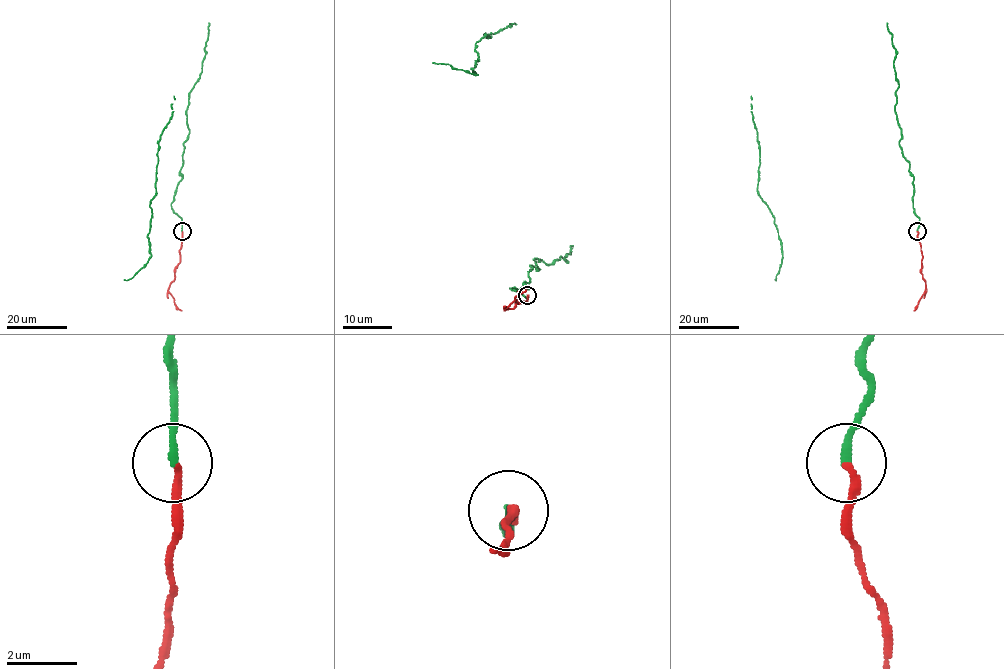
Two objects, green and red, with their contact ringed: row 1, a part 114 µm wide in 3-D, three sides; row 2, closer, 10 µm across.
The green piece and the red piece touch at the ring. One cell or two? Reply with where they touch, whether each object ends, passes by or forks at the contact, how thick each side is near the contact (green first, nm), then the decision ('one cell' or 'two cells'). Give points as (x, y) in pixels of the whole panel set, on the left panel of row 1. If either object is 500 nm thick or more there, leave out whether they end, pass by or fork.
(182, 231) | green ends | red ends | 220/220 nm | two cells

